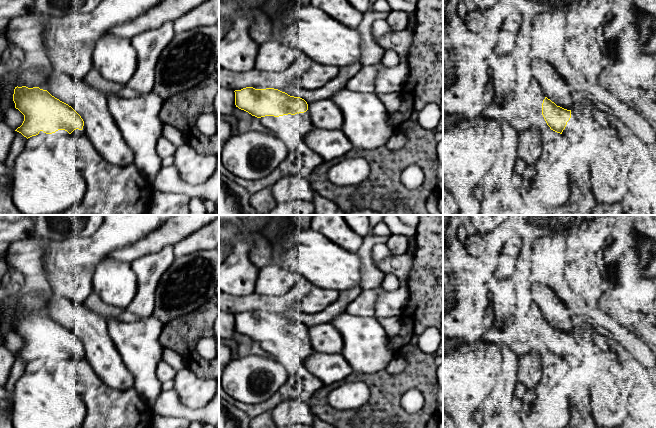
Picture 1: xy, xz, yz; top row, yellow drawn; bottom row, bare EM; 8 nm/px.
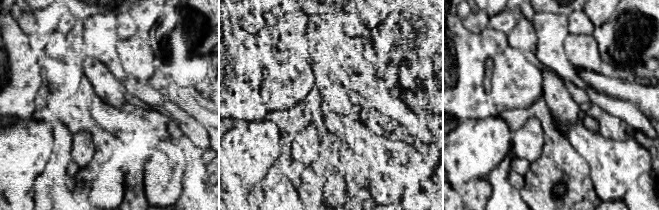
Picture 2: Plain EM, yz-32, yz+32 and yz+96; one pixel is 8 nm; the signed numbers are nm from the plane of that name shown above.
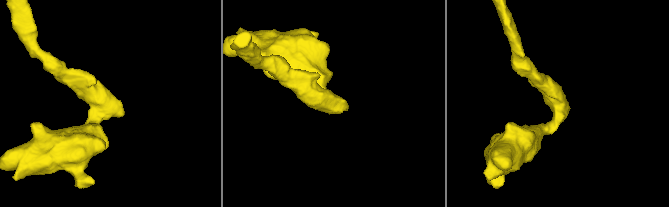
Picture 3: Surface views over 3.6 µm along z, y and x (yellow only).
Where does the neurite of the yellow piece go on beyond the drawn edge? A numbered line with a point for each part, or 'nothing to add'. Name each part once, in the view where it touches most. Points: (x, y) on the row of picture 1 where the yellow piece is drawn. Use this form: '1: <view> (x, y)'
1: yz (571, 123)

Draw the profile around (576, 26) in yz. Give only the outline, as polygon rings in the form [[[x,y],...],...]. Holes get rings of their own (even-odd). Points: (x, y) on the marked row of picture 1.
[[[578,11],[567,13],[566,22],[569,37],[578,37],[587,33],[587,26]]]

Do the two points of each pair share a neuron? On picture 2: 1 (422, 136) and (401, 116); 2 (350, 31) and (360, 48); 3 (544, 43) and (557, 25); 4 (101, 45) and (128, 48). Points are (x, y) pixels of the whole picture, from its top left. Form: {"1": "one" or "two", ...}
{"1": "one", "2": "two", "3": "one", "4": "two"}

